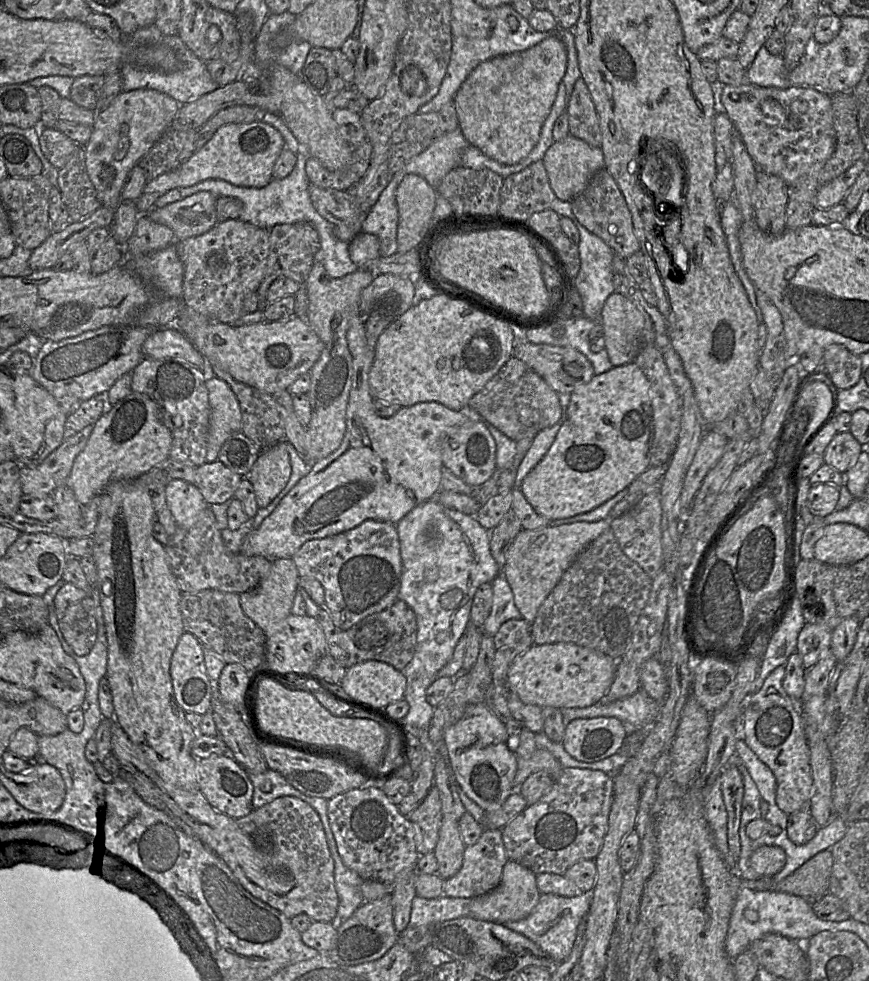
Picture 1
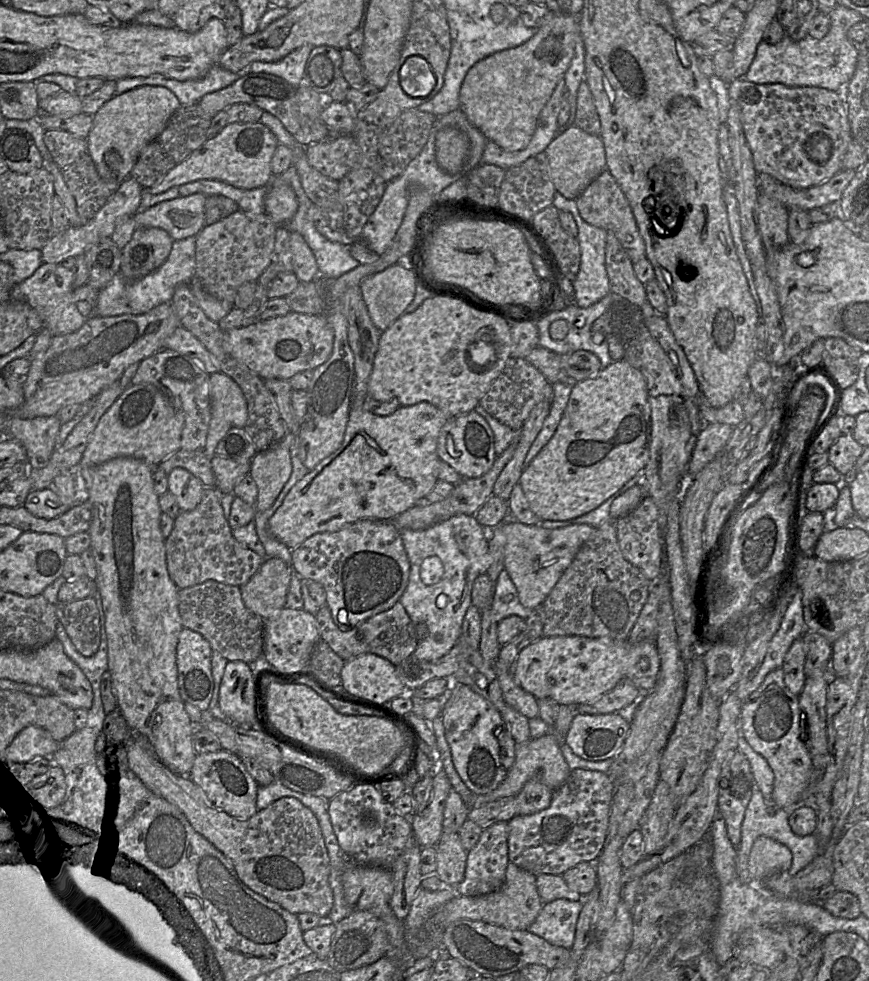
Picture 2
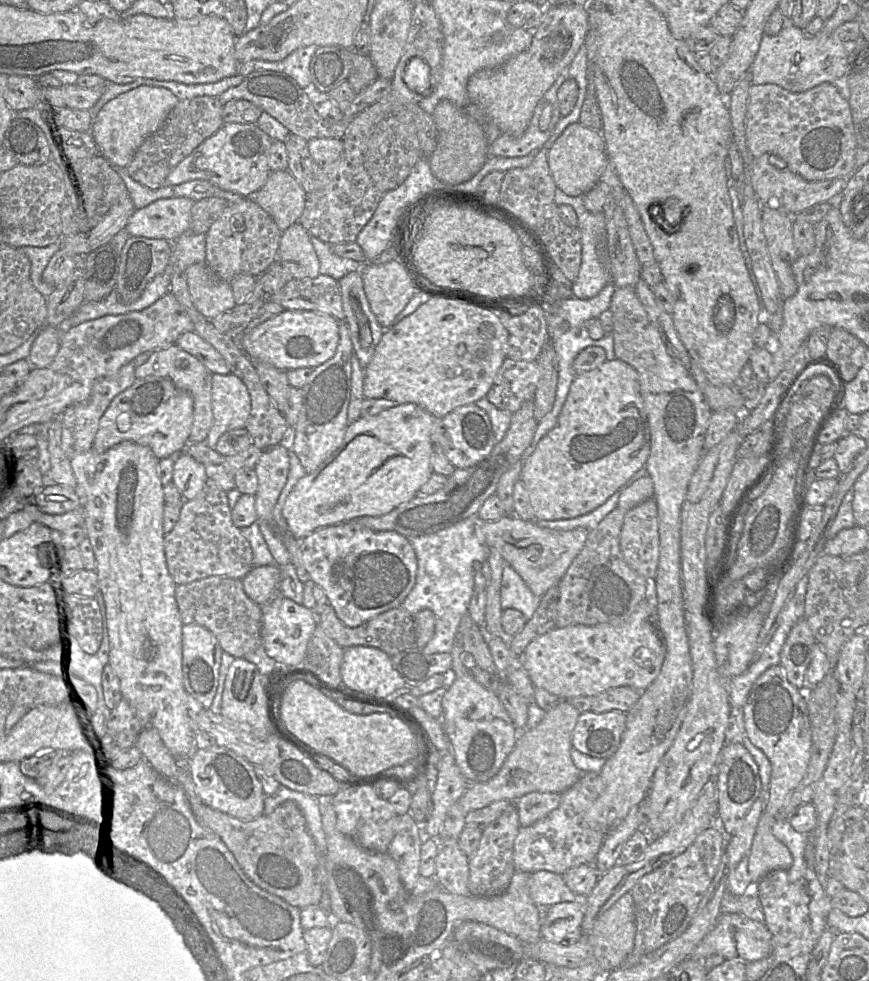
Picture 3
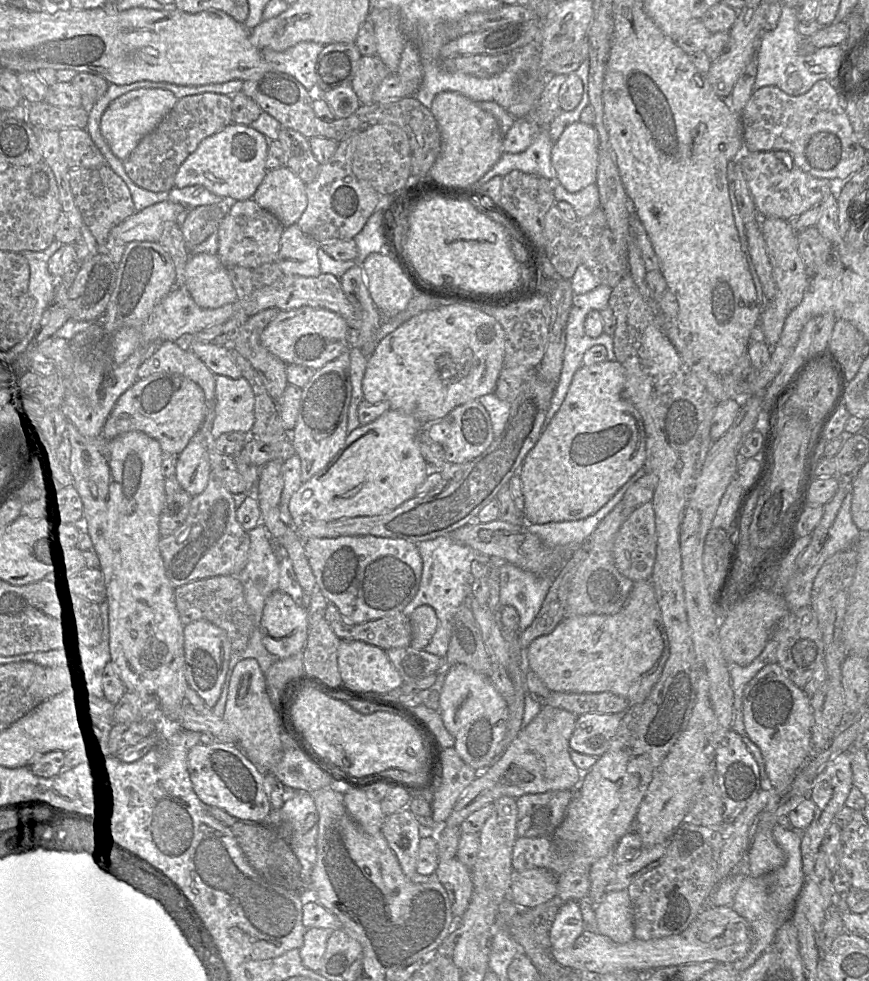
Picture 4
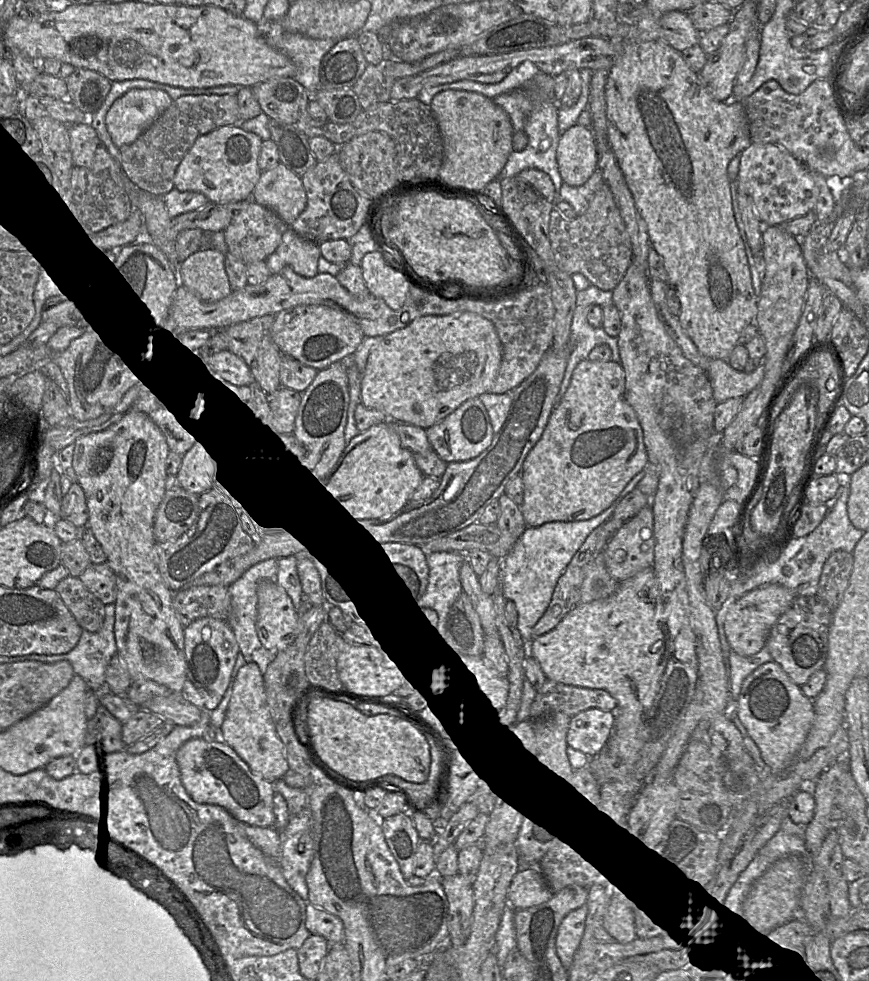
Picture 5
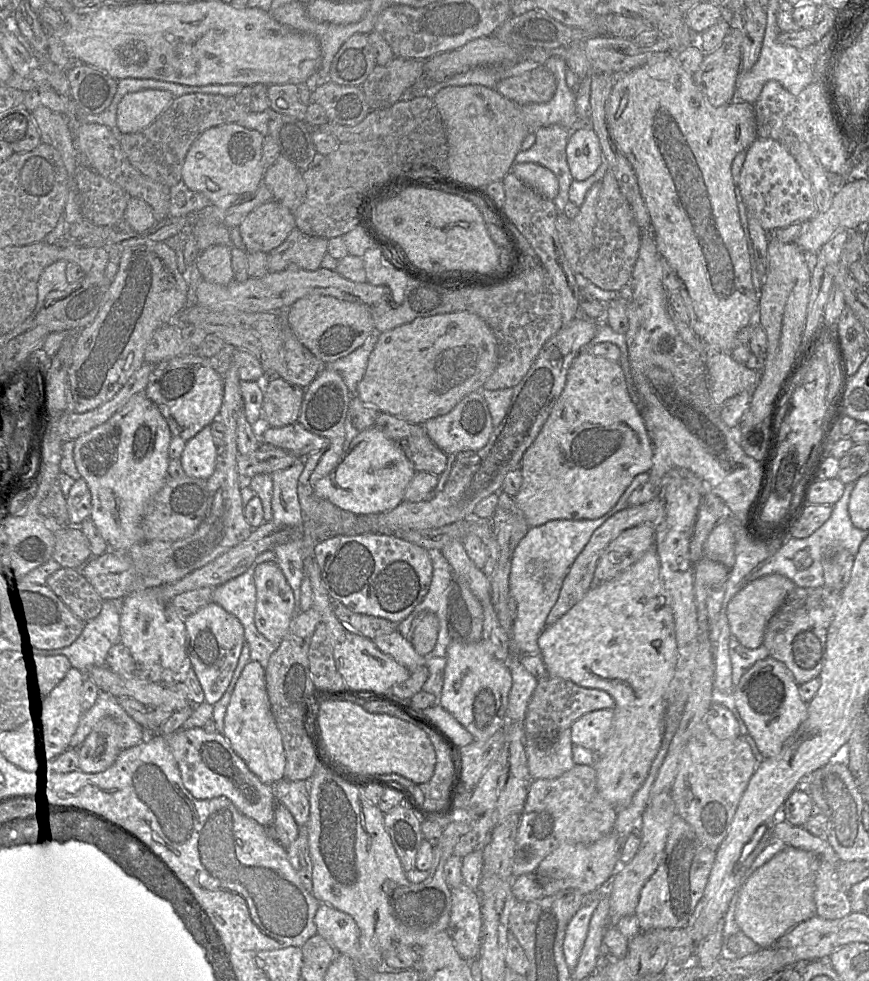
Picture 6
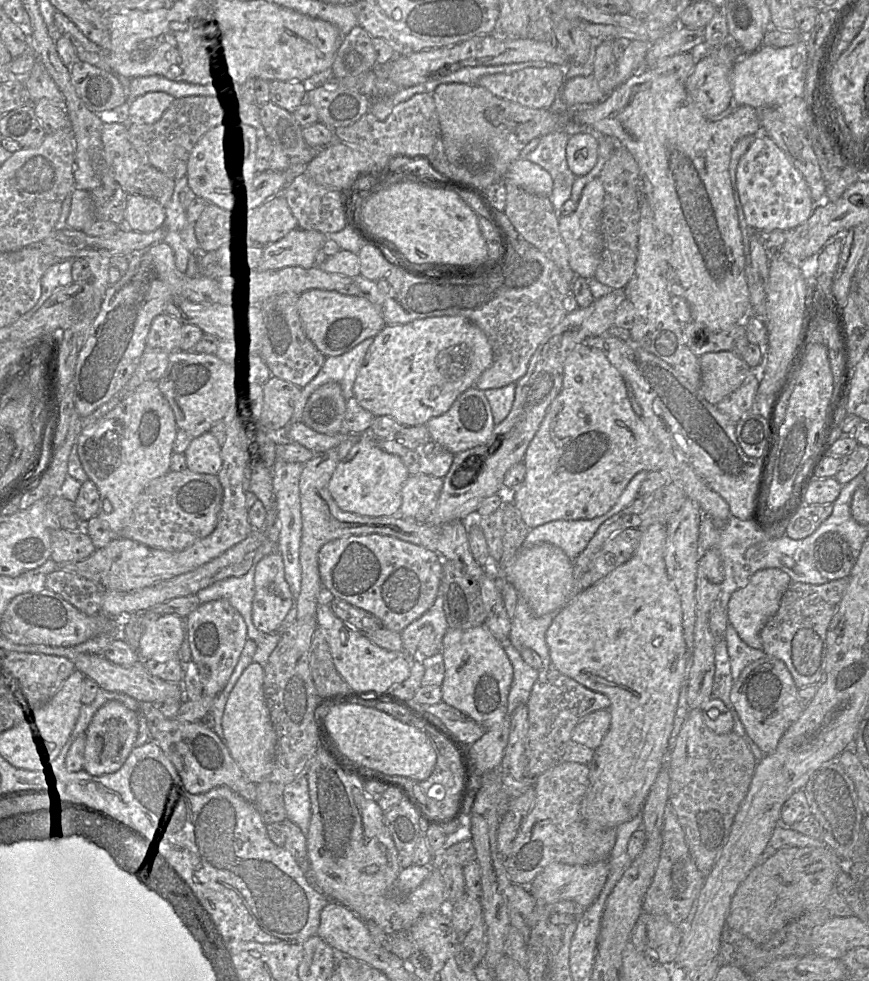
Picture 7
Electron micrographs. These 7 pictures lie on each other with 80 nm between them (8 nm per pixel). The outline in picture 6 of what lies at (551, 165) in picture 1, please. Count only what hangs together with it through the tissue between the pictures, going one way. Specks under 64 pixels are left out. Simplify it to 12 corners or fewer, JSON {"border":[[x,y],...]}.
{"border":[[592,128],[572,132],[566,160],[573,180],[592,176],[603,161]]}

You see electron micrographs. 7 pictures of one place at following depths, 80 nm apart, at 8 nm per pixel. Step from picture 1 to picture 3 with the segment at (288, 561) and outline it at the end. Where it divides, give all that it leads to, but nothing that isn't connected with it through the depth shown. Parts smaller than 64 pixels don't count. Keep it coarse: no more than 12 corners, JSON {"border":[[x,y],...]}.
{"border":[[253,567],[241,581],[253,602],[279,594],[281,567]]}

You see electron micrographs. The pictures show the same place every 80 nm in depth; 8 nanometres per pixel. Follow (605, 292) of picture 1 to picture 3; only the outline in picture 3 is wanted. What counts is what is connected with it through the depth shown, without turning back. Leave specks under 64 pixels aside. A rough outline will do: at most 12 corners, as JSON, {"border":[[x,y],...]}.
{"border":[[556,188],[569,205],[581,233],[581,265],[571,290],[595,297],[609,282],[604,212]]}

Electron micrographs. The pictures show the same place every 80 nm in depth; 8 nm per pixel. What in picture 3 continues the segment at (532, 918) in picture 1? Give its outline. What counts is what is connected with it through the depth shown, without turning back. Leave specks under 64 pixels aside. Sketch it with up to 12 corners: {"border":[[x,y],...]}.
{"border":[[549,906],[541,937],[570,945],[583,935],[583,907]]}

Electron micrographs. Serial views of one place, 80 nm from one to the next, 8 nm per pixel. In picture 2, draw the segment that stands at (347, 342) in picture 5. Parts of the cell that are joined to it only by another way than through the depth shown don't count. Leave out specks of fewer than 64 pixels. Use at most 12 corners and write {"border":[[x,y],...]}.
{"border":[[290,311],[224,332],[224,349],[263,380],[330,357],[325,315]]}

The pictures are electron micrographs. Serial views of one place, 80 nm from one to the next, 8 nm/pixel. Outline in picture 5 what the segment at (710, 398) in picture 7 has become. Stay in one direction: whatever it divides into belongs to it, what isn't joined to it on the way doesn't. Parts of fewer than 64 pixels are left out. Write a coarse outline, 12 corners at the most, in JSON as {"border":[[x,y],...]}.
{"border":[[711,359],[707,371],[717,403],[744,398],[764,377],[764,364],[737,371]]}

